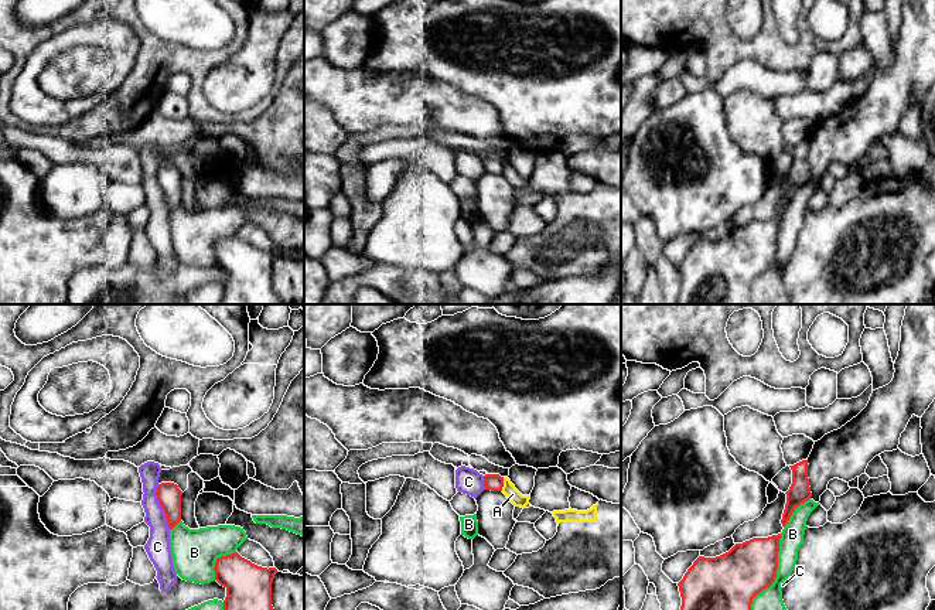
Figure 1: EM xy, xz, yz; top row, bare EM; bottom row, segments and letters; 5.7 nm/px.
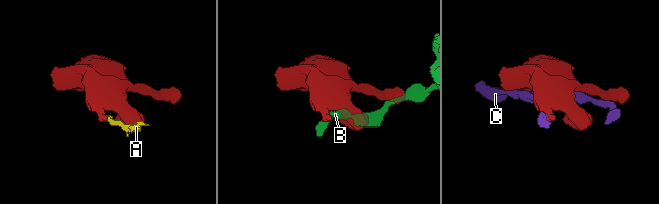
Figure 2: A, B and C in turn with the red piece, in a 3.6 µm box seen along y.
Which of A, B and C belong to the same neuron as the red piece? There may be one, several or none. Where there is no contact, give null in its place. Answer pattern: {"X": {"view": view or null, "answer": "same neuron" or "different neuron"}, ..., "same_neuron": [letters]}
{"A": {"view": "xz", "answer": "different neuron"}, "B": {"view": "yz", "answer": "different neuron"}, "C": {"view": "xy", "answer": "different neuron"}, "same_neuron": []}

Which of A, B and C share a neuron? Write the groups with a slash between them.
A / B / C

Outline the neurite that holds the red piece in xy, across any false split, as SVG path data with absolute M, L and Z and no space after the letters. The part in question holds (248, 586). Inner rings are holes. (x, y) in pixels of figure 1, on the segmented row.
M238 552L215 562L215 580L226 589L223 610L274 610L272 583L276 568L262 568Z

